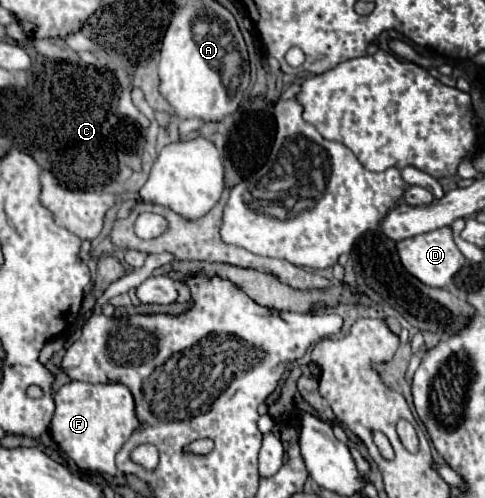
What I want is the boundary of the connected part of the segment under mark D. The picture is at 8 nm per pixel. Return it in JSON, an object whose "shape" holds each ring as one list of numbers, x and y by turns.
{"shape":[[441,227,441,229,435,229,431,233,403,239,397,243,397,251,399,251,403,267,413,277,417,277,421,283,425,283,429,287,447,287,453,281,453,277,461,271,461,267,465,265,465,257,457,249,457,245,453,241,453,233,449,227]]}

